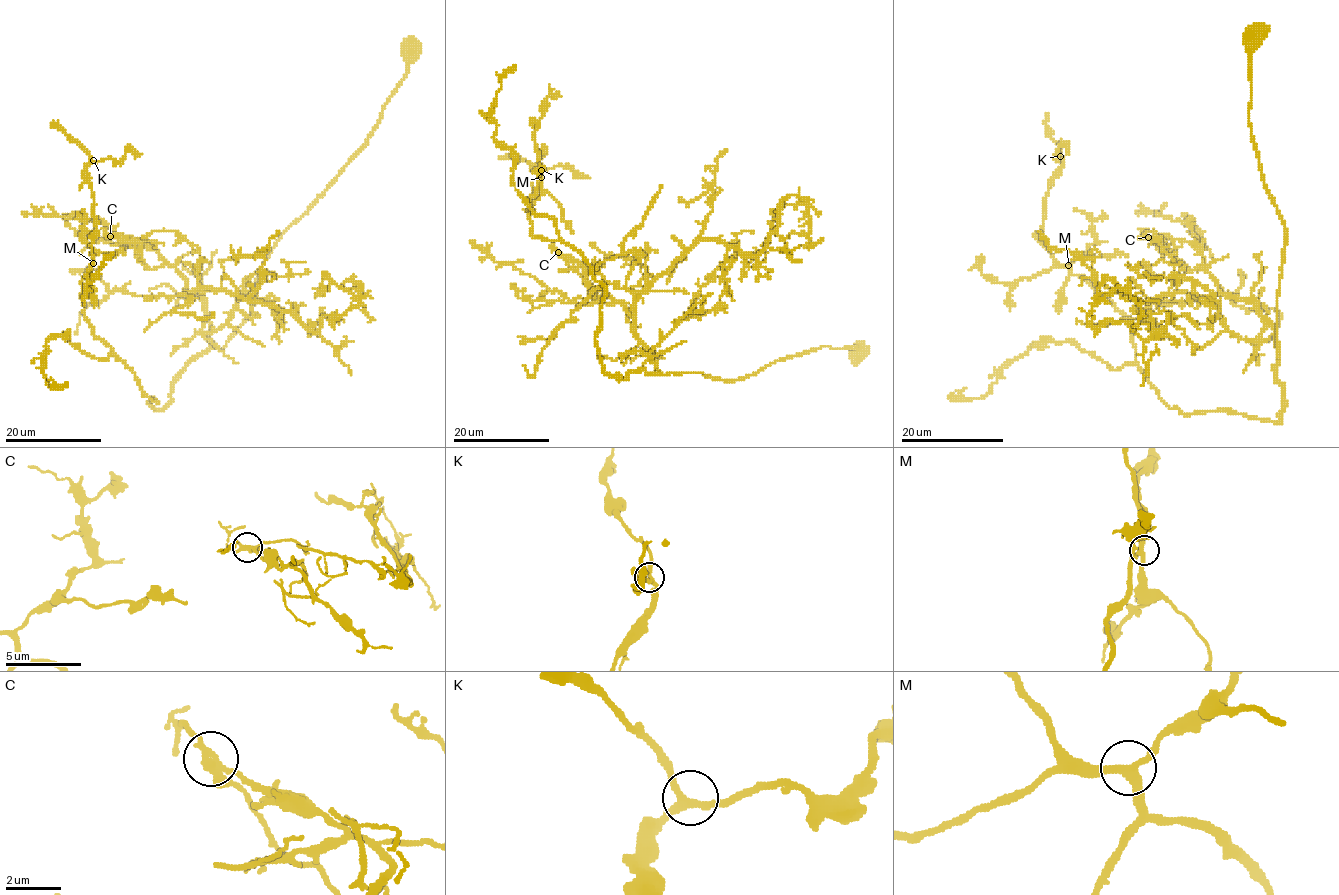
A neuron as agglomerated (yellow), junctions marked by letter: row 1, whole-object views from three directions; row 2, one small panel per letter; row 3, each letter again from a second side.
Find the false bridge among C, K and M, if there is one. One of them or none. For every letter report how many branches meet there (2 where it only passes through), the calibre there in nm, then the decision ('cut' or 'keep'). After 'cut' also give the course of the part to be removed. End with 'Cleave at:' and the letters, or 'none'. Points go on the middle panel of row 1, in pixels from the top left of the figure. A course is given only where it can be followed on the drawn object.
C: 3 | 280 nm | cut | (558, 252), (594, 295), (604, 296)
K: 3 | 240 nm | keep
M: 3 | 280 nm | keep
Cleave at: C

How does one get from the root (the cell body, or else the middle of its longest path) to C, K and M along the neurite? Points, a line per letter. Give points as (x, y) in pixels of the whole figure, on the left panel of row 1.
C: (412, 51), (367, 142), (278, 240), (251, 314), (222, 348), (173, 266), (138, 239), (110, 236)
K: (412, 51), (367, 142), (271, 251), (248, 318), (177, 375), (163, 408), (84, 312), (93, 160)
M: (412, 51), (367, 142), (271, 251), (248, 318), (177, 375), (163, 408), (85, 315), (93, 263)

